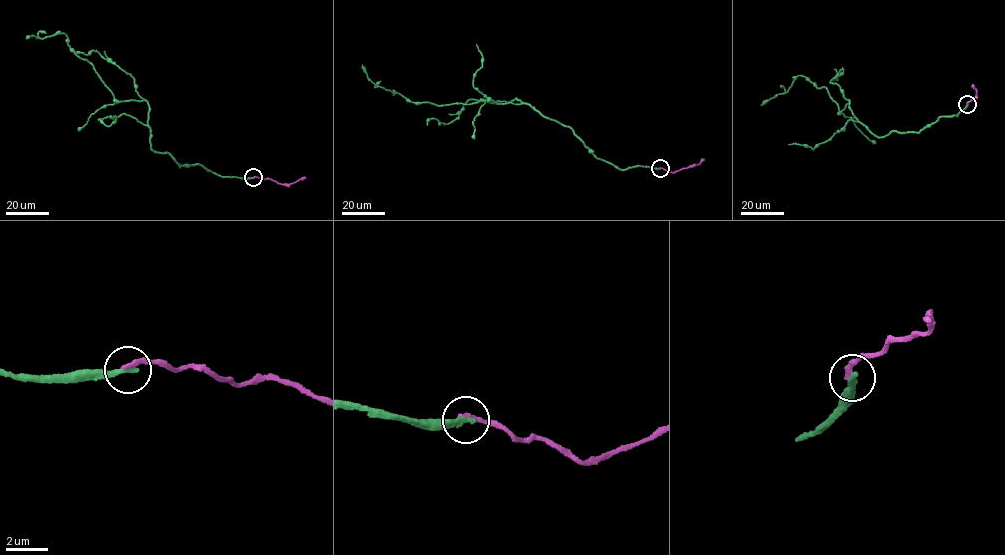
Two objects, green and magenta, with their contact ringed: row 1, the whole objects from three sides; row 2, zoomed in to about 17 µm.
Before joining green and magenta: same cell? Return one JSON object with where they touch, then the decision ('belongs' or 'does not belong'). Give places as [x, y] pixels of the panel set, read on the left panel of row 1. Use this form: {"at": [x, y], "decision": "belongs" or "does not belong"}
{"at": [253, 177], "decision": "does not belong"}

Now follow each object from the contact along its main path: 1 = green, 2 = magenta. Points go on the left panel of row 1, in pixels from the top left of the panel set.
1: (253, 177), (179, 167), (167, 152), (153, 151), (148, 103), (114, 99), (65, 34), (26, 39)
2: (254, 177), (285, 184), (305, 177)

